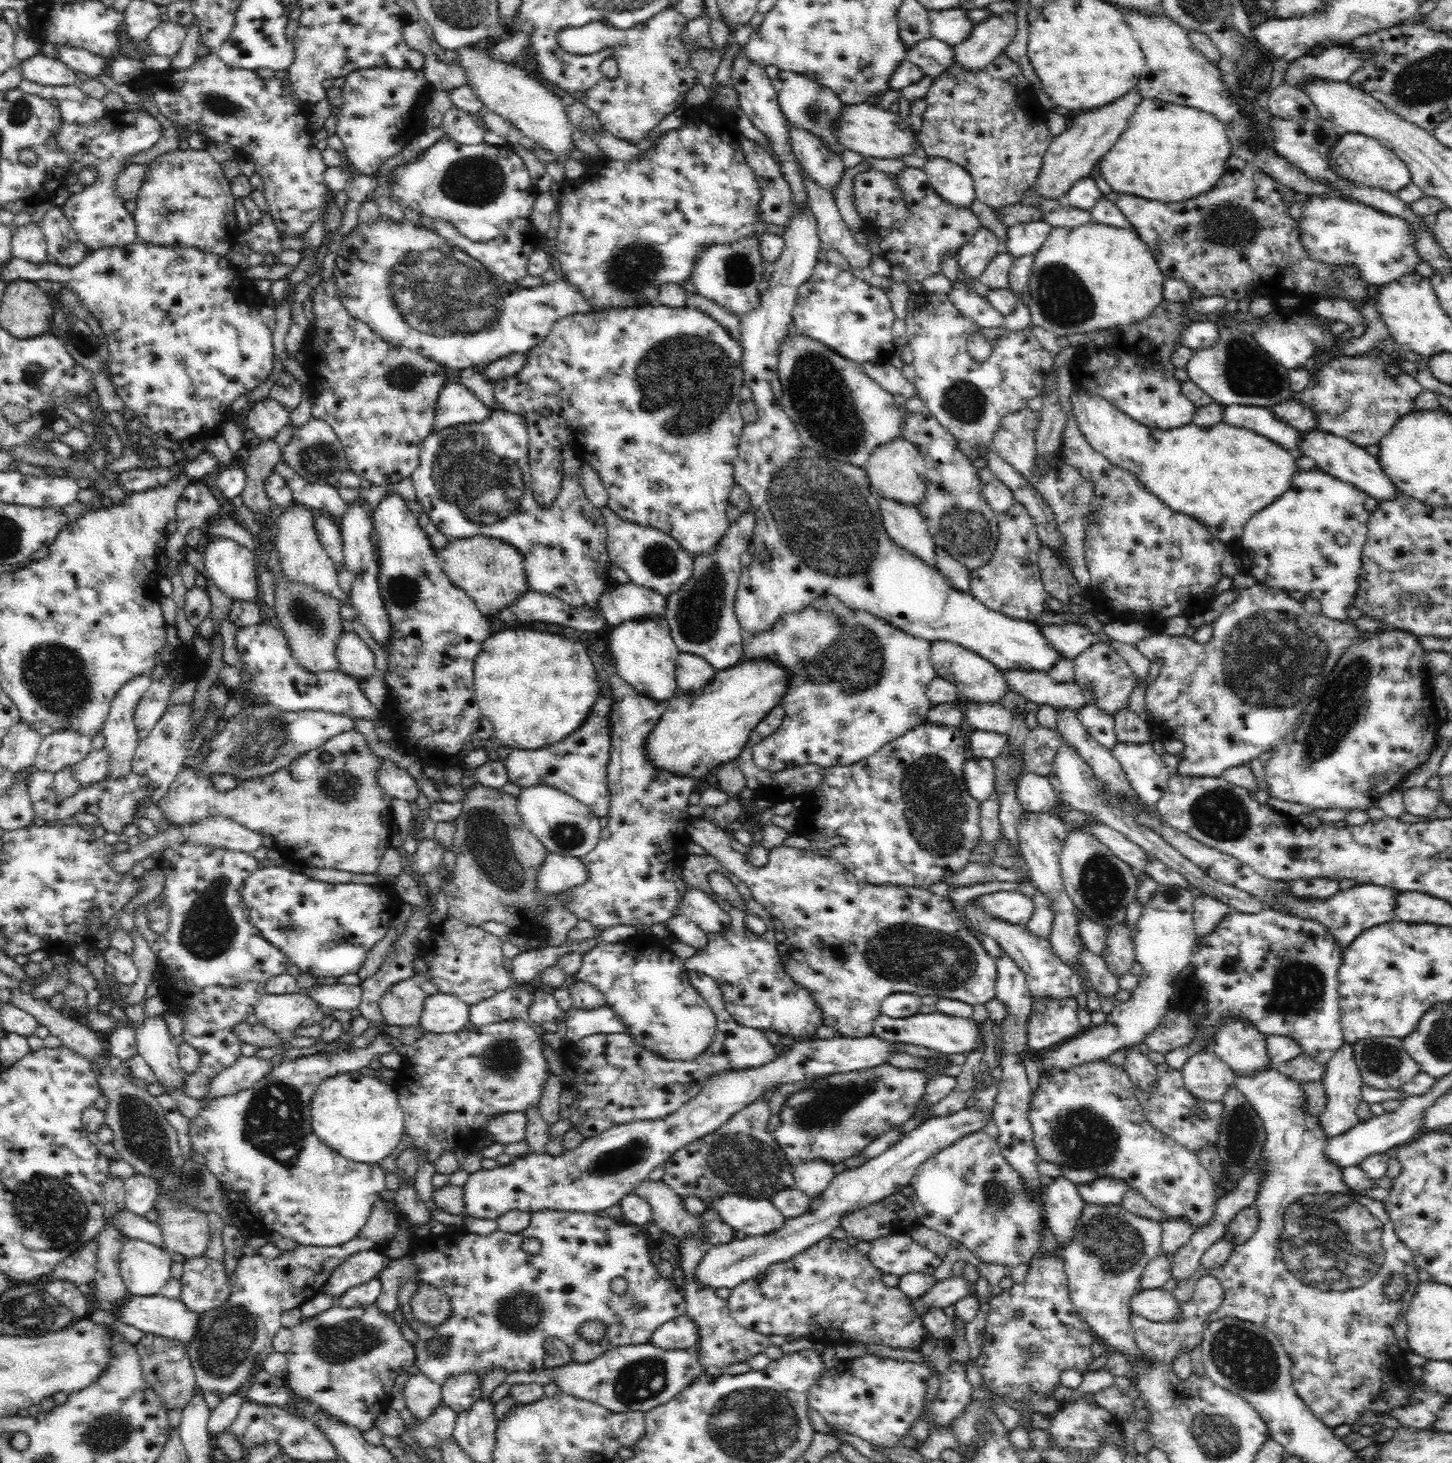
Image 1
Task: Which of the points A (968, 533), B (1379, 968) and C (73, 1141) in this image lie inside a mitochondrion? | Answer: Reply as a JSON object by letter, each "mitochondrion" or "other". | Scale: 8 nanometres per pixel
{"A":"mitochondrion","B":"other","C":"other"}

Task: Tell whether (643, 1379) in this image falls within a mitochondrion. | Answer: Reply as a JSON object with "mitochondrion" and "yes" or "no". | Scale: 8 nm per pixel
{"mitochondrion":"yes"}

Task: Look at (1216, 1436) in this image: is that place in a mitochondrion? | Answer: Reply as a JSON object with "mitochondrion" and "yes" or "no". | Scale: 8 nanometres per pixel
{"mitochondrion":"yes"}

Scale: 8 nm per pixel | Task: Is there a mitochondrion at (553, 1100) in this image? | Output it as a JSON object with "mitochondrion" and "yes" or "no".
{"mitochondrion":"no"}

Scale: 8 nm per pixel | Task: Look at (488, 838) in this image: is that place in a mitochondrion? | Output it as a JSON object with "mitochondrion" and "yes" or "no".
{"mitochondrion":"yes"}

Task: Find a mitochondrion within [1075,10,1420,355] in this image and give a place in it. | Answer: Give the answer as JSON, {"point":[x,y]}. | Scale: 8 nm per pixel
{"point":[1254,74]}

